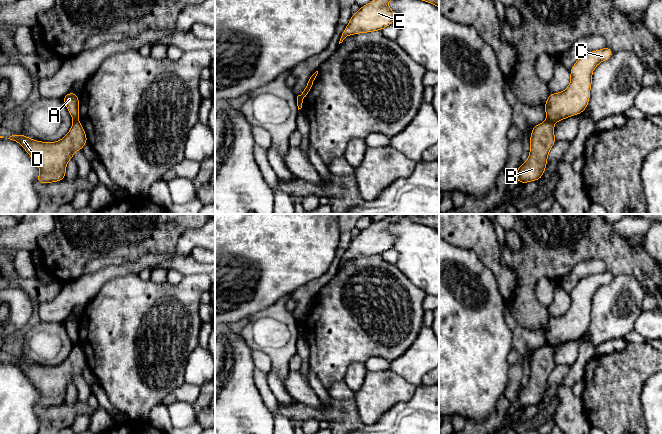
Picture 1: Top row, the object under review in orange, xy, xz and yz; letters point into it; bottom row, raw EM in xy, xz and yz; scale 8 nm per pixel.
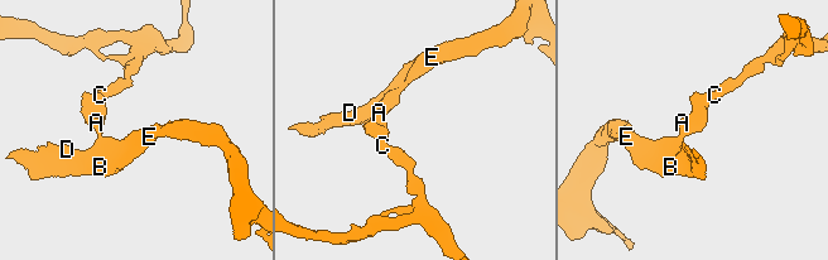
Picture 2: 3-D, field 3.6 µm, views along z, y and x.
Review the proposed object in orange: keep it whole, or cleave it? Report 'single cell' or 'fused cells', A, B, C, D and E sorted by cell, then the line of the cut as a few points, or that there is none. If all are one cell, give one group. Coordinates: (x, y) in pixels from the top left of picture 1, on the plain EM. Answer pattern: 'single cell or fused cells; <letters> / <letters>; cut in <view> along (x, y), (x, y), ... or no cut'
fused cells; A C / B D E; cut in yz along (547, 343), (553, 347)

